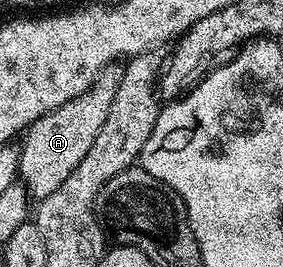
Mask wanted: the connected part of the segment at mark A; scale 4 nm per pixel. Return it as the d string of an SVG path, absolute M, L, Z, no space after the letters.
M112 68L105 70L91 88L82 92L82 96L71 98L69 102L54 108L49 114L42 115L38 121L33 122L28 127L23 135L23 138L25 137L24 146L19 147L20 168L18 178L33 199L39 200L50 196L50 192L59 188L62 180L66 180L66 176L70 176L70 172L74 172L74 168L78 168L78 164L82 164L82 156L86 156L86 152L90 152L90 144L94 144L98 132L102 132L102 124L106 124L106 112L110 112L110 104L114 104L114 92L120 83L120 74L114 71L115 69Z

